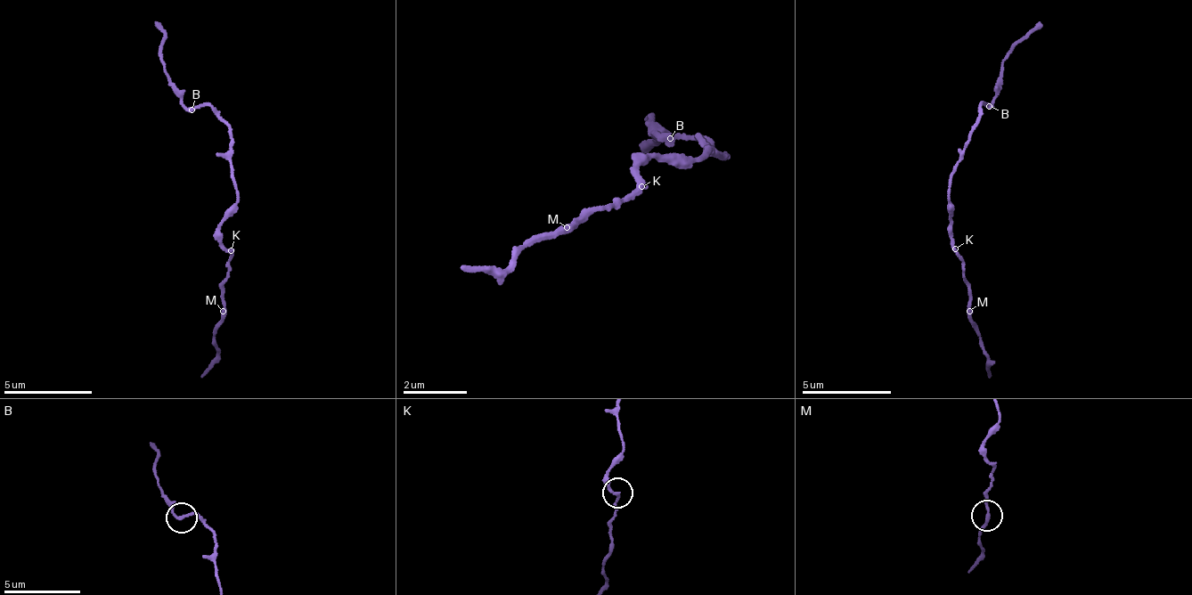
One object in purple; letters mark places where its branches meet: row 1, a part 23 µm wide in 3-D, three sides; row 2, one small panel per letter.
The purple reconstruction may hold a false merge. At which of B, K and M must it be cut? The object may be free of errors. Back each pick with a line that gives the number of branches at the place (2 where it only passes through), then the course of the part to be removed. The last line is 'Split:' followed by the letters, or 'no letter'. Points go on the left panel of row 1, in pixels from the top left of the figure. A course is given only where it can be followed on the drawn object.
B: branches 2; course (193, 108), (165, 66), (155, 21)
Split: B

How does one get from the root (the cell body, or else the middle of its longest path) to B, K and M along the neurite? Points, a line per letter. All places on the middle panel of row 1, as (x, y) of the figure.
B: (702, 155), (713, 144), (709, 152), (716, 149), (723, 152), (720, 158), (723, 156), (705, 142), (673, 139)
K: (702, 155), (691, 161), (670, 163), (659, 156), (645, 159), (634, 165), (641, 186)
M: (702, 155), (691, 161), (670, 163), (659, 156), (645, 159), (631, 167), (638, 188), (567, 227)

